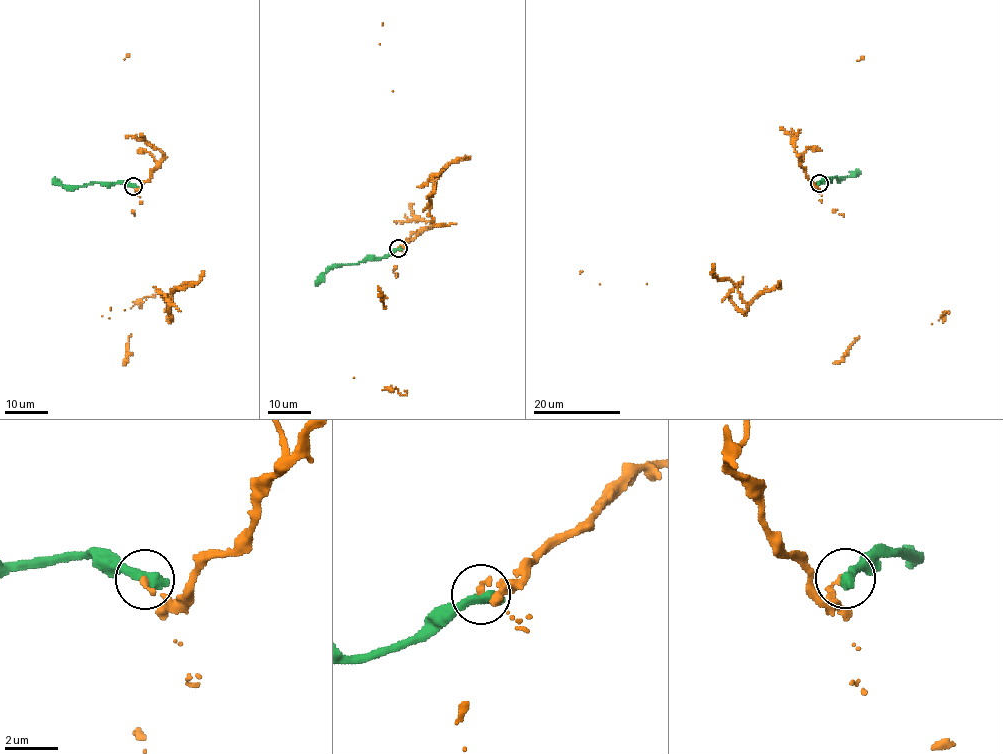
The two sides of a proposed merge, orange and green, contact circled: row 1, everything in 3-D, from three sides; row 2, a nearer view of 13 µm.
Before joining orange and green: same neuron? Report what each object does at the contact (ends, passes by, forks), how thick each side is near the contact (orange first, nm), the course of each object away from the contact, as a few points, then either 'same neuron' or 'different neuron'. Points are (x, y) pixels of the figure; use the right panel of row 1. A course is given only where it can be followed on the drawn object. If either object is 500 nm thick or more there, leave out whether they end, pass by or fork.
calibres 200 and 500 nm; course orange (819, 183), (821, 195), (779, 287), (758, 295), (745, 311), (735, 305), (728, 292), (580, 270); course green (819, 183), (827, 179), (855, 176), (860, 171); different neuron

